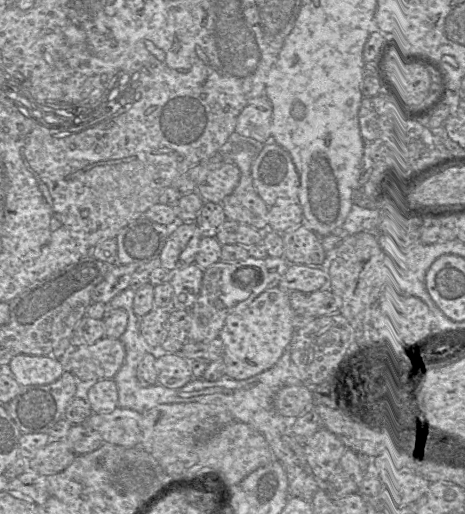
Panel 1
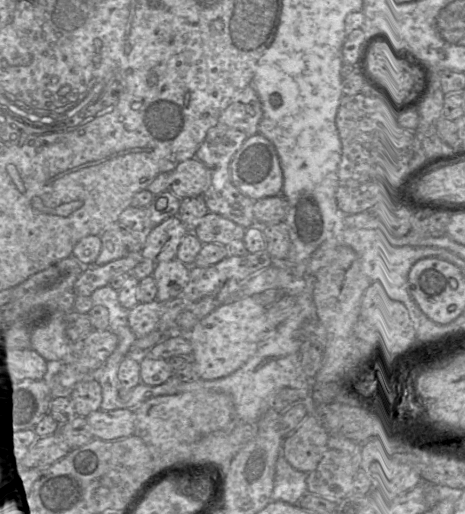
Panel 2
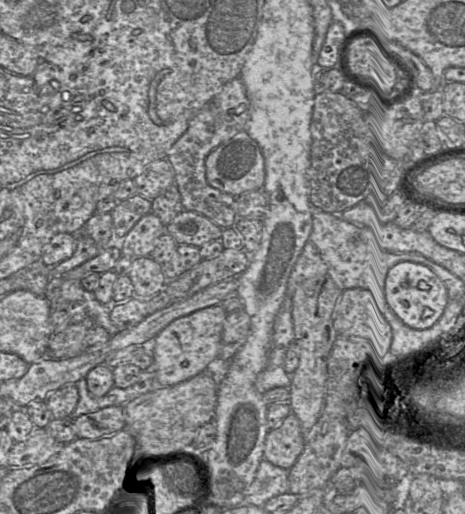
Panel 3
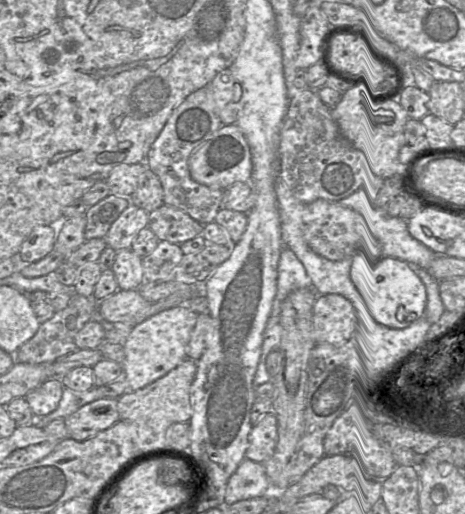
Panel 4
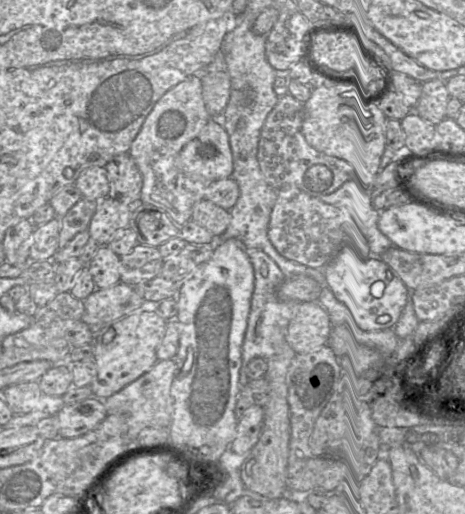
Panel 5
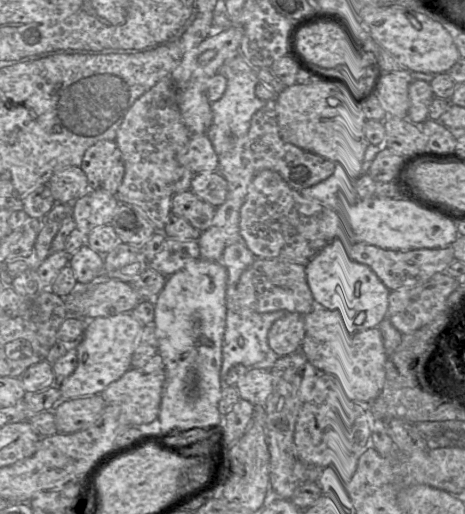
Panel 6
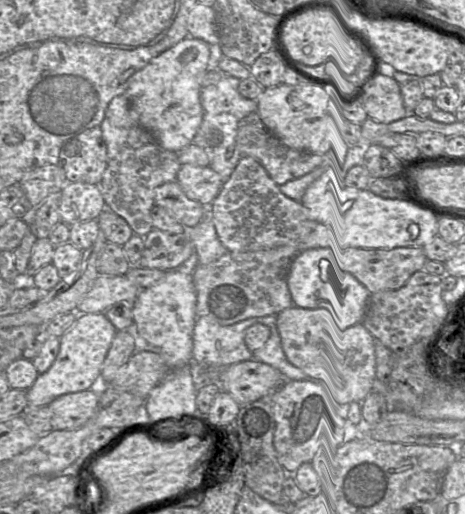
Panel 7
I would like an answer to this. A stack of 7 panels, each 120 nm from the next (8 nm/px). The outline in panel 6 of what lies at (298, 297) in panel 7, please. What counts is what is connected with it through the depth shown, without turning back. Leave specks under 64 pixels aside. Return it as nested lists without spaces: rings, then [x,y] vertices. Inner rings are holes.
[[[340,239],[327,244],[305,266],[307,283],[317,306],[338,311],[351,333],[378,327],[387,317],[390,290],[368,266],[351,260]]]

